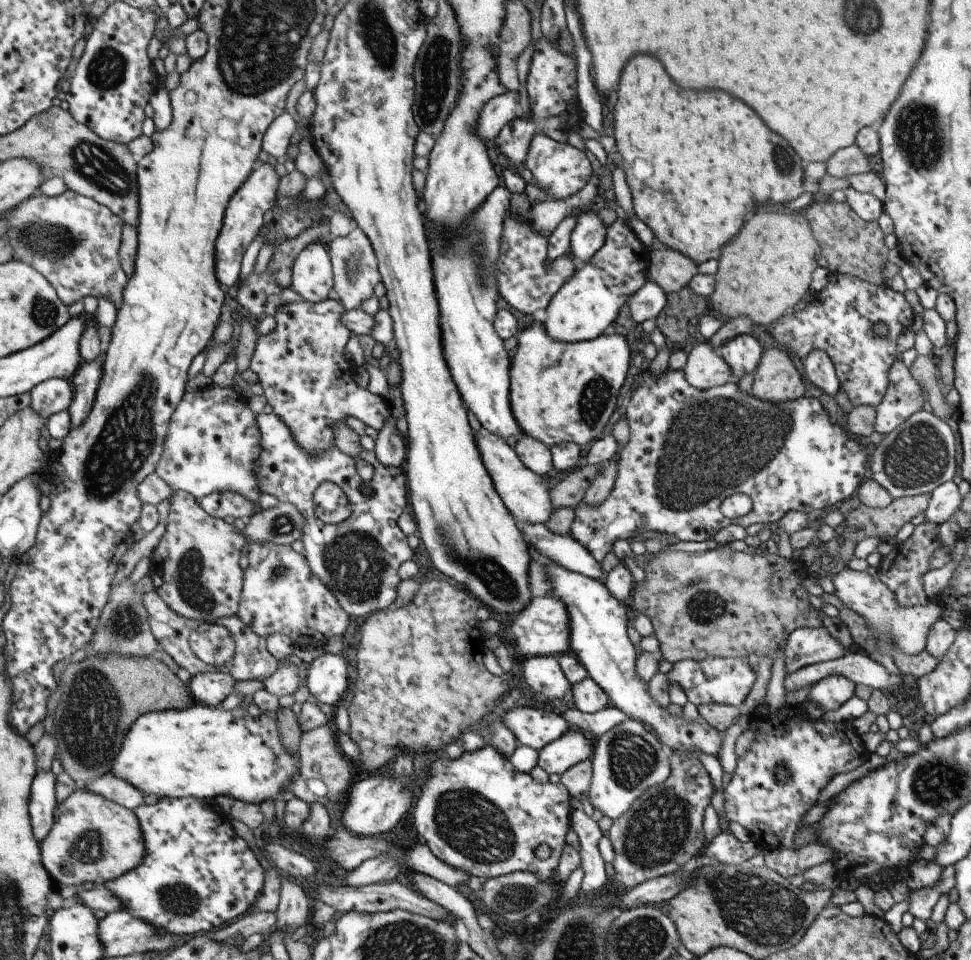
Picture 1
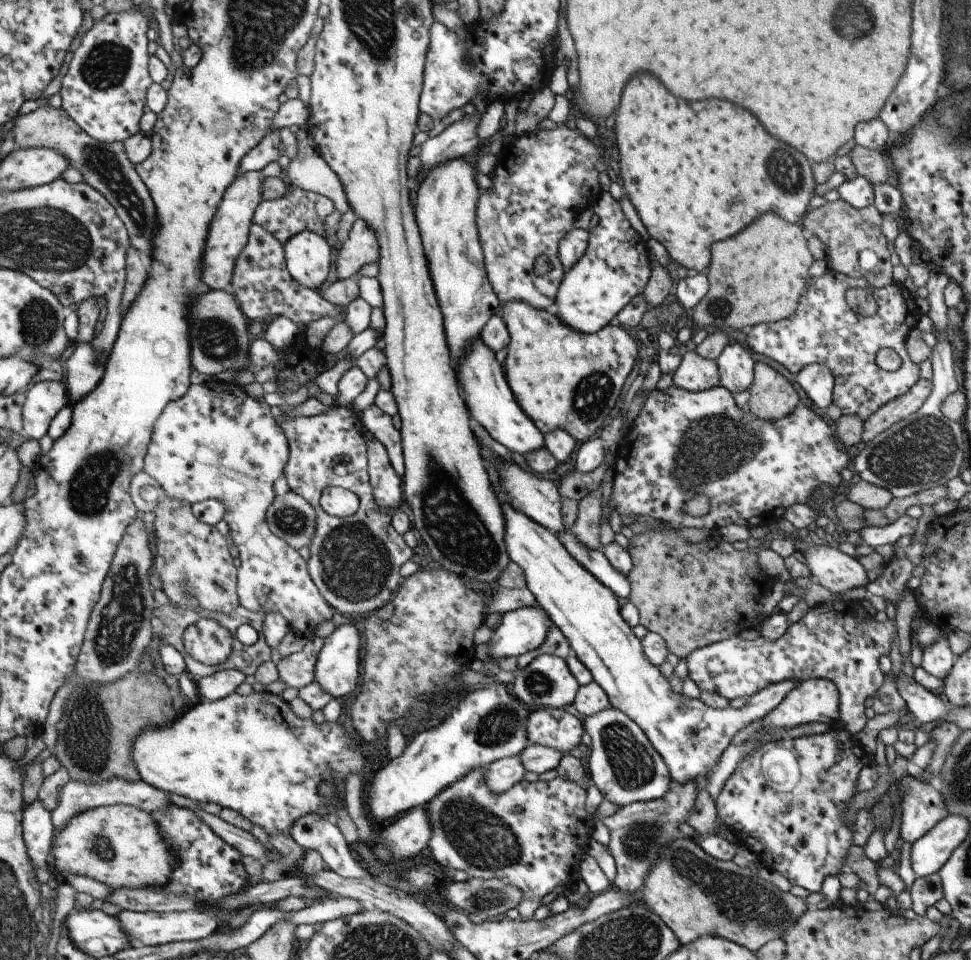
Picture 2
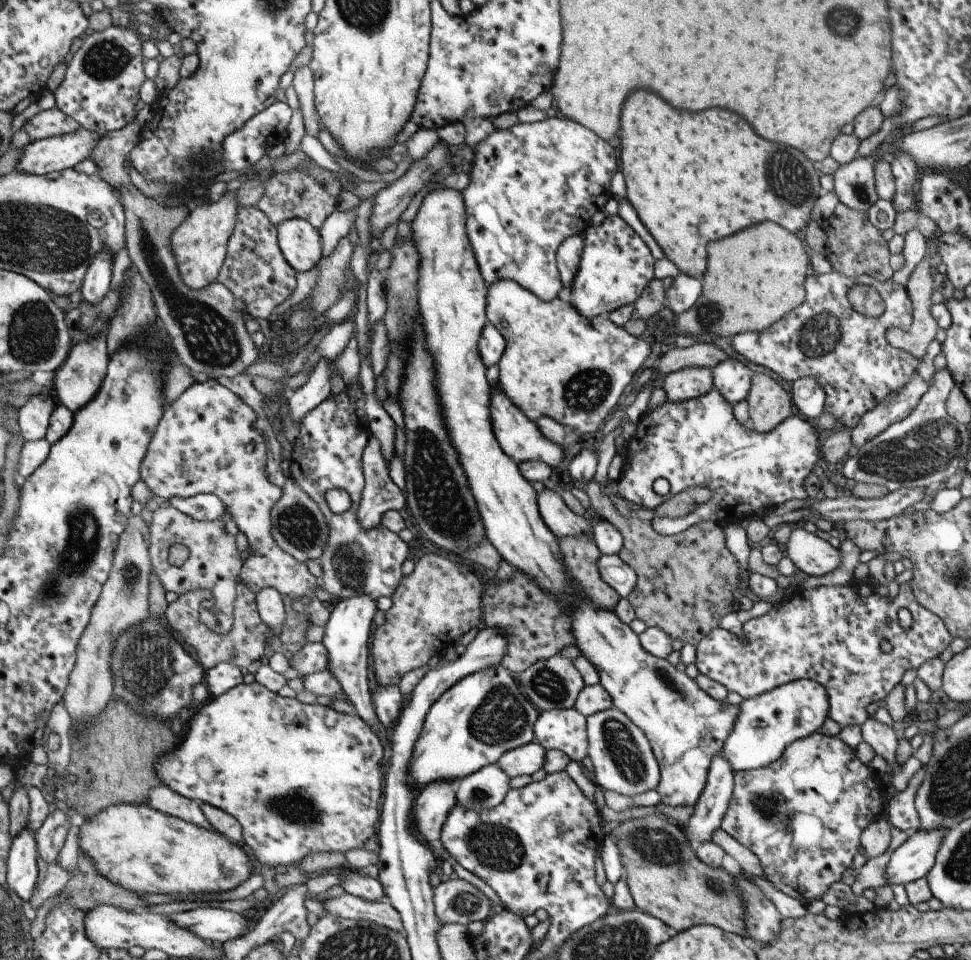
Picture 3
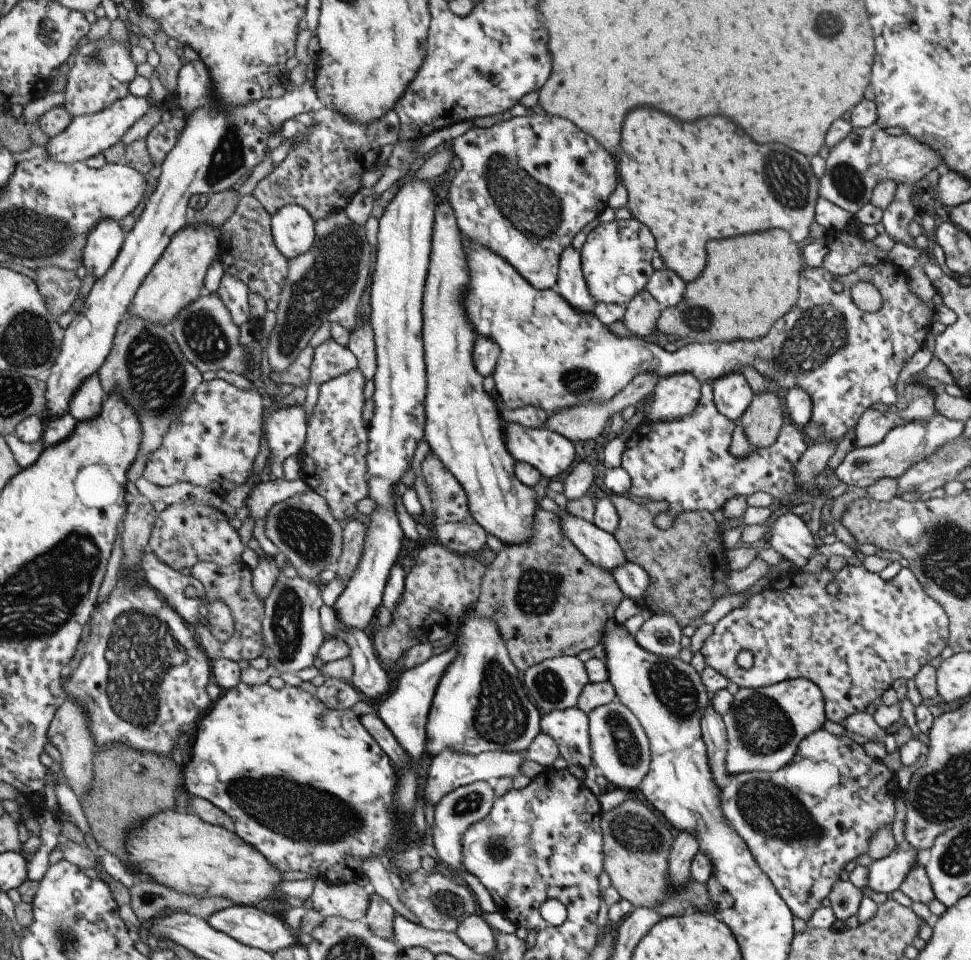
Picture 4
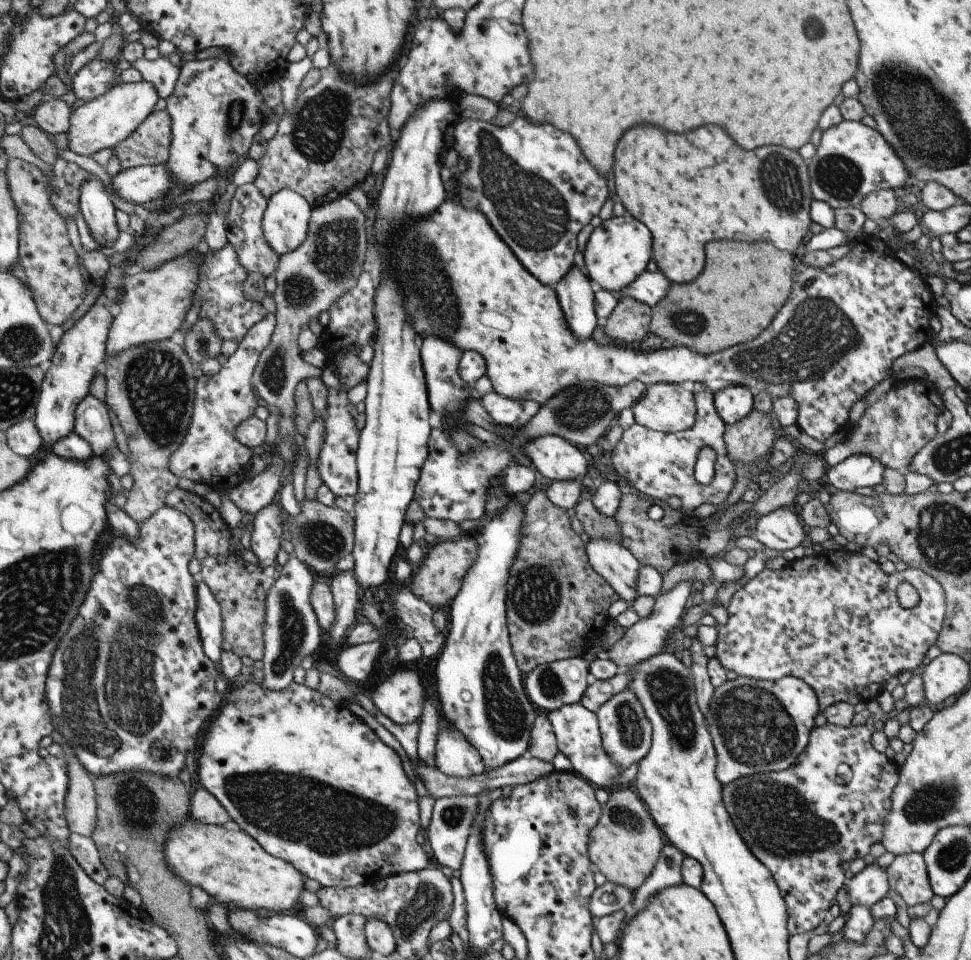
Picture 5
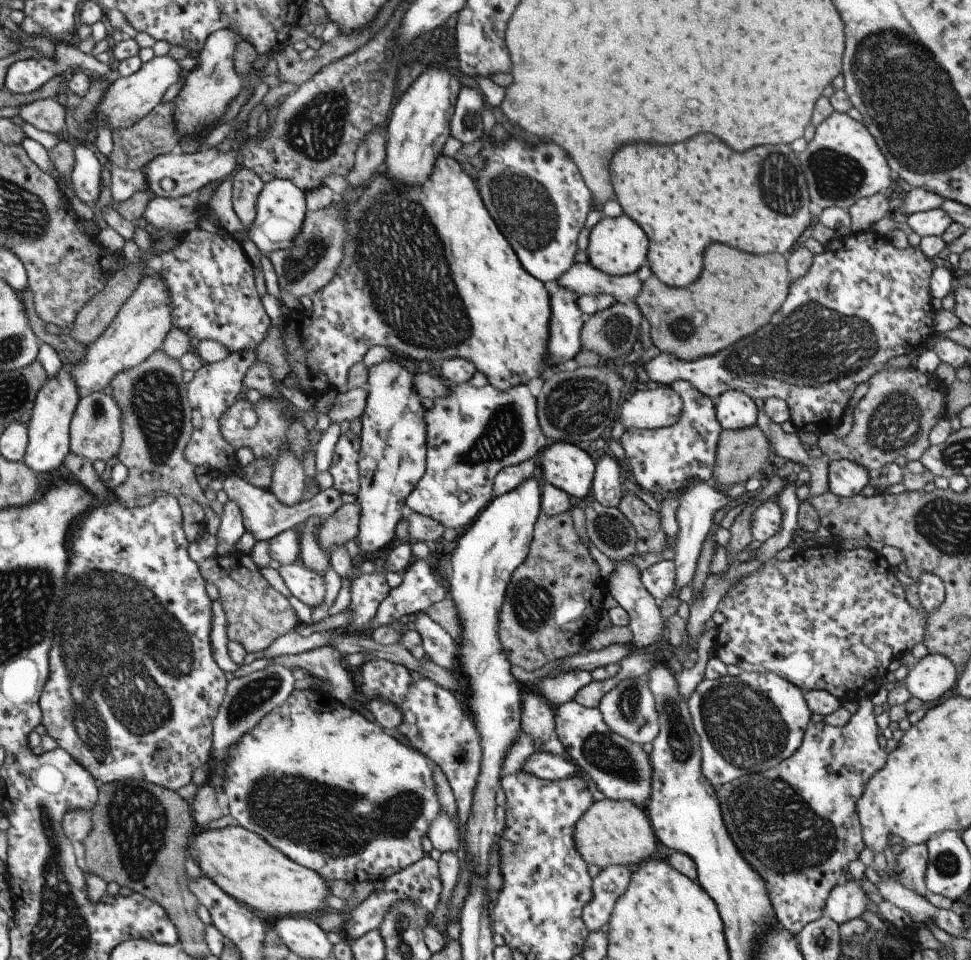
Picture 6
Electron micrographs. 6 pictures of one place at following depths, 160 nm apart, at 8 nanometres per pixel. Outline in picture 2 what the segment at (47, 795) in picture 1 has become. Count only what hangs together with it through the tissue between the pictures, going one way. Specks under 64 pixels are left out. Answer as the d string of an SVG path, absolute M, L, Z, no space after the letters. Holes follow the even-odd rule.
M37 799L24 810L23 840L27 844L27 852L33 860L33 868L41 884L53 884L55 880L50 856L54 836L55 826L51 812Z

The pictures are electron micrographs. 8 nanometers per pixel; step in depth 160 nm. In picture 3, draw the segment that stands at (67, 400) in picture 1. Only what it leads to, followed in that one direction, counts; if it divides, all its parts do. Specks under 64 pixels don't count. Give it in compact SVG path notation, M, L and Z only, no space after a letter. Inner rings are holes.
M41 392L38 395L33 395L28 403L20 408L20 427L27 441L38 441L46 438L52 414L57 406L59 406L59 402L54 393L46 395Z

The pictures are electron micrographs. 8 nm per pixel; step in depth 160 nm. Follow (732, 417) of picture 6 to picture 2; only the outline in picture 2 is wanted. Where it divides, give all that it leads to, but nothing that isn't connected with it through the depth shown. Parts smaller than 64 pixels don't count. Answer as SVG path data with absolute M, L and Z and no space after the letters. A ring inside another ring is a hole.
M733 342L721 350L714 360L719 376L719 385L729 393L747 390L752 382L753 366L756 362L751 358L750 350Z

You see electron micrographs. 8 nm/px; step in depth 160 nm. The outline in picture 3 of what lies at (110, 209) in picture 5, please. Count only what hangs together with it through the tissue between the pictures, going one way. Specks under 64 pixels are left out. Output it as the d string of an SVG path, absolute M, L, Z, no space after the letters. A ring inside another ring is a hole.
M103 251L94 258L82 286L81 300L96 307L103 302L113 282L113 256Z

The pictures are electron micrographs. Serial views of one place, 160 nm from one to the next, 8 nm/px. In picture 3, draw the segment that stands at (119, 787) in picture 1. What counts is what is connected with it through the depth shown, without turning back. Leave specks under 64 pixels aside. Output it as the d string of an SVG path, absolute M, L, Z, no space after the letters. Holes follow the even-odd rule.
M163 783L151 788L147 800L147 804L151 805L151 808L154 808L156 811L217 833L218 830L215 830L208 823L205 815L200 811L198 803L198 801L182 797L180 794L173 792ZM71 807L68 811L56 809L38 830L36 839L38 842L40 856L49 864L55 864L59 852L63 850L71 826L80 822L80 815L76 808Z

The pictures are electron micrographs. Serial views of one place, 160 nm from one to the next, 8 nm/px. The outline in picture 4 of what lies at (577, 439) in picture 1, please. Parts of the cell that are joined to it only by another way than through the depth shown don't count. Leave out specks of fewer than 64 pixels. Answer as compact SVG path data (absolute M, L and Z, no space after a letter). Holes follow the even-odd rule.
M462 236L466 263L471 276L471 288L467 290L467 318L477 335L497 343L500 348L492 377L494 388L507 409L521 407L540 408L550 417L561 408L582 405L590 401L605 403L613 398L641 371L651 371L658 378L692 372L700 383L711 381L728 372L740 372L742 366L752 366L761 376L776 382L785 390L802 388L811 399L811 418L823 426L821 439L837 442L856 425L869 407L884 409L895 404L895 380L904 363L924 345L924 334L930 332L933 322L932 308L923 306L909 290L905 274L888 260L879 267L860 266L852 273L835 278L822 266L804 267L799 273L799 298L795 306L781 316L761 338L755 340L732 340L731 342L680 343L678 349L669 353L657 344L649 343L635 335L619 337L607 330L591 312L580 313L573 308L554 288L535 290L510 264L480 244L467 241ZM834 280L842 284L840 292L831 289ZM859 281L873 283L882 296L882 306L874 313L861 312L850 299L850 288Z

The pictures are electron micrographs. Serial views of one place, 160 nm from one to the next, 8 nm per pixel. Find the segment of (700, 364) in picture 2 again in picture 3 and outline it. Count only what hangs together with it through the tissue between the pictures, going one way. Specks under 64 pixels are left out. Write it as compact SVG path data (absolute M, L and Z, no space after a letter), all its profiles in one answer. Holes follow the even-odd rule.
M683 367L667 373L662 381L666 400L672 403L697 398L713 388L712 371L707 367Z

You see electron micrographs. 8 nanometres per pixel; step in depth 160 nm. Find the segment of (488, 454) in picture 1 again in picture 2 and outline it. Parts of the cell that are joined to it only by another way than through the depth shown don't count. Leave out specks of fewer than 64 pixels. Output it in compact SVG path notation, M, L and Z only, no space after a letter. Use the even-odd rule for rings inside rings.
M500 458L497 462L497 474L499 474L499 488L505 494L503 500L517 512L523 512L527 518L539 524L542 528L547 528L549 532L565 532L563 520L561 520L561 510L559 508L558 488L548 479L537 478L512 462L506 462Z

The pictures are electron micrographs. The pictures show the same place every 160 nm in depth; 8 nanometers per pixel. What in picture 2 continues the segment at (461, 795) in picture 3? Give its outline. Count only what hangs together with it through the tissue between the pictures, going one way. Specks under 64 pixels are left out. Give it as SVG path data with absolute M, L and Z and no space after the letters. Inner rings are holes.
M517 755L498 759L485 766L483 784L487 786L489 792L501 794L501 792L507 792L513 784L520 782L525 772Z

